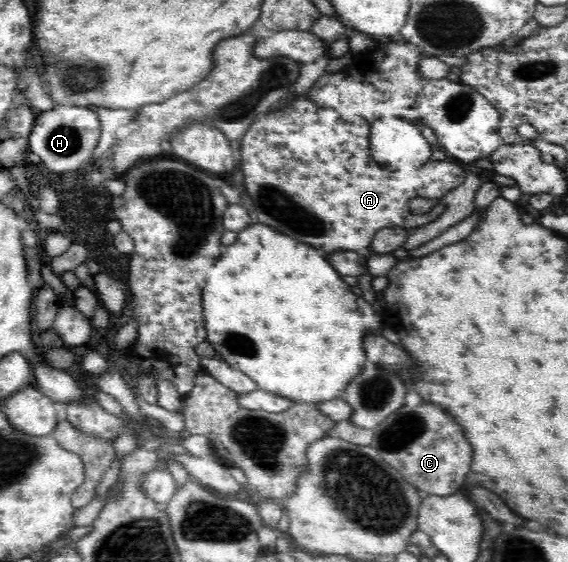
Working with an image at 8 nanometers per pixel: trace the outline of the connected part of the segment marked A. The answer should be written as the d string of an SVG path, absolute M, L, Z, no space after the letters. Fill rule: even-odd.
M300 96L283 111L268 112L263 119L256 119L241 138L241 163L238 169L243 172L245 191L253 201L259 223L269 225L295 241L321 247L325 254L333 251L364 253L381 229L415 229L441 217L447 209L441 199L451 189L463 185L468 169L458 162L429 160L419 169L389 171L371 157L369 127L371 125L367 125L363 117L345 121L336 109L319 107L311 98ZM415 197L435 199L437 204L429 212L414 214L409 210L409 201Z

